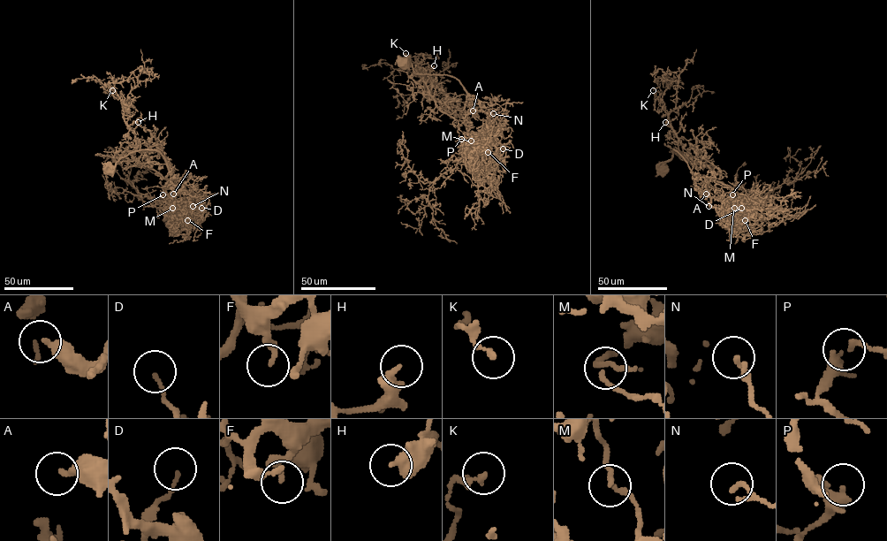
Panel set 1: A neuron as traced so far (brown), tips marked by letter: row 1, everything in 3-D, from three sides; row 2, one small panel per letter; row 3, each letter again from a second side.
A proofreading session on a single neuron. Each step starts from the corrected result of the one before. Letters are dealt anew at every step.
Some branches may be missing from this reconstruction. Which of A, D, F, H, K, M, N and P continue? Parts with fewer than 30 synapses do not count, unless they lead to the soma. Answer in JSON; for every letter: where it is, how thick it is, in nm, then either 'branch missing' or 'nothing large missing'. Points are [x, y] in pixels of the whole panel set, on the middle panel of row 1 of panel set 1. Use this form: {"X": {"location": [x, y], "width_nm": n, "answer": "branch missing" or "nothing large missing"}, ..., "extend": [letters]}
{"A": {"location": [473, 110], "width_nm": 320, "answer": "nothing large missing"}, "D": {"location": [503, 148], "width_nm": 120, "answer": "nothing large missing"}, "F": {"location": [488, 152], "width_nm": 260, "answer": "nothing large missing"}, "H": {"location": [434, 65], "width_nm": 360, "answer": "nothing large missing"}, "K": {"location": [405, 53], "width_nm": 190, "answer": "nothing large missing"}, "M": {"location": [471, 140], "width_nm": 110, "answer": "nothing large missing"}, "N": {"location": [493, 113], "width_nm": 190, "answer": "nothing large missing"}, "P": {"location": [461, 139], "width_nm": 280, "answer": "nothing large missing"}, "extend": []}

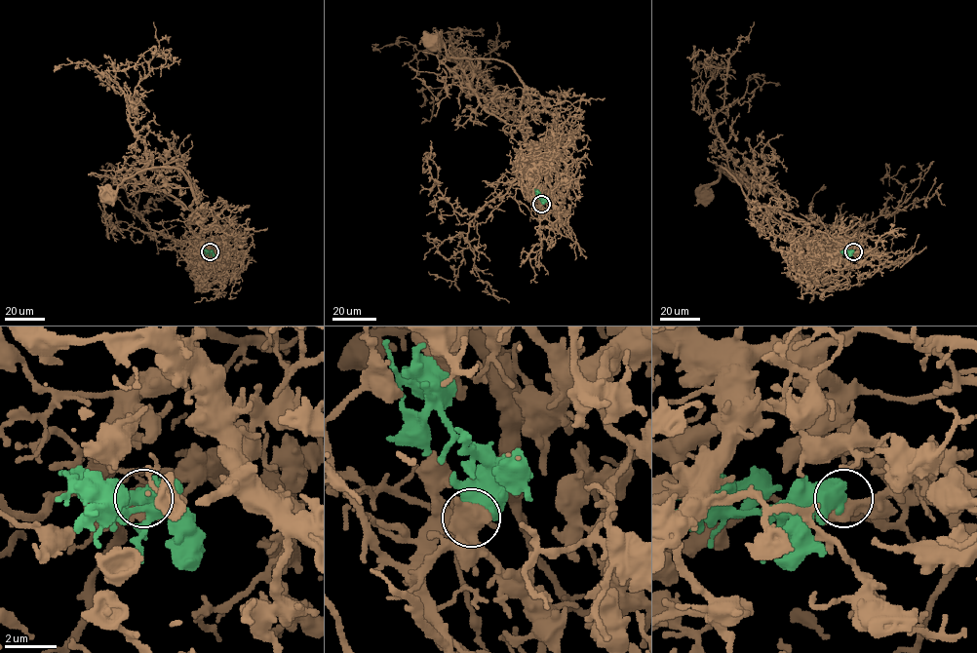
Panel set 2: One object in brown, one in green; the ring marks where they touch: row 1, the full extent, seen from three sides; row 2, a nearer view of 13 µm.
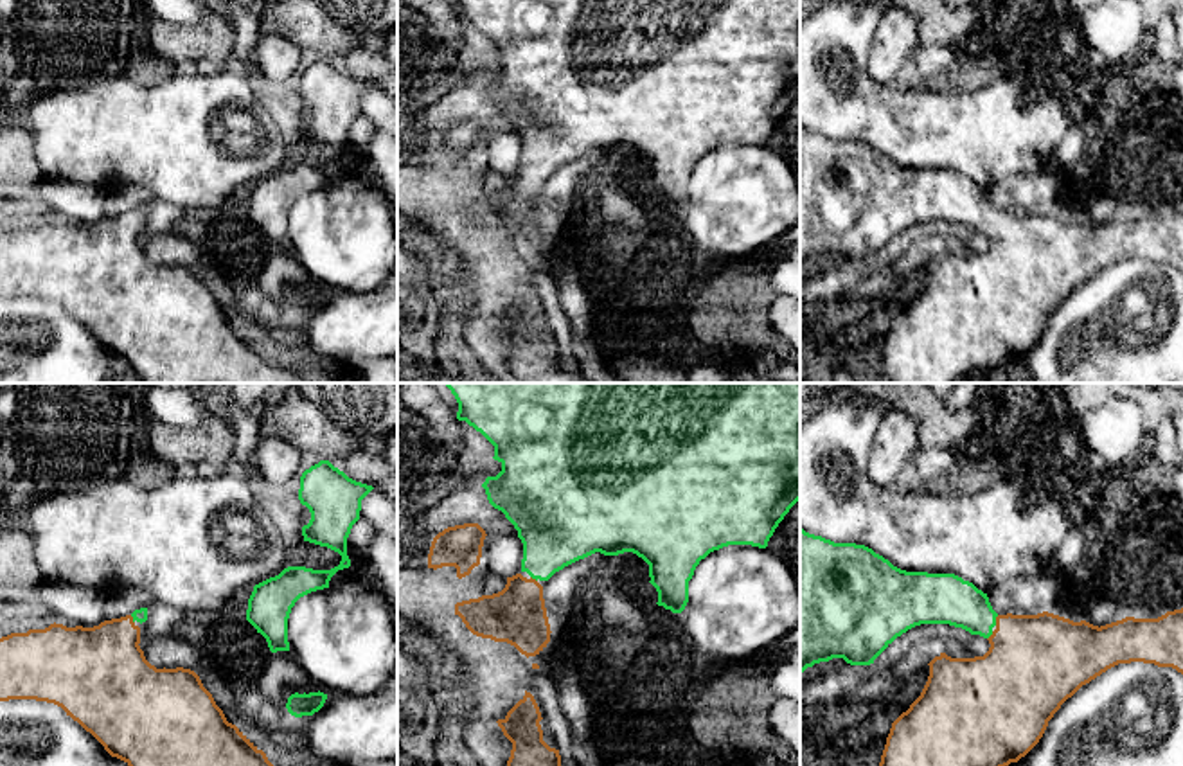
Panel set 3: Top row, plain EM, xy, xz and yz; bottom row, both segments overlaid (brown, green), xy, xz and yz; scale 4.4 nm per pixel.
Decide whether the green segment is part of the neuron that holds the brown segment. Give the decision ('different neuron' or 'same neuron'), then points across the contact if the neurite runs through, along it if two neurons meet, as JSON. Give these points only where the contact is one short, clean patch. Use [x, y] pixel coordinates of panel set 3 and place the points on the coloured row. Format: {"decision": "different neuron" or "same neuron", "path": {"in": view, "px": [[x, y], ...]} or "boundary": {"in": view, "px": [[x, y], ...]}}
{"decision": "same neuron", "path": {"in": "yz", "px": [[1034, 662], [996, 621], [946, 599]]}}

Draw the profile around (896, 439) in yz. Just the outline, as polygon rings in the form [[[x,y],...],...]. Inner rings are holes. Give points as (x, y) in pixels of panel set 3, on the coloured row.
[[[883,412],[870,448],[870,480],[881,487],[892,487],[901,468],[919,448],[915,419],[901,412]]]

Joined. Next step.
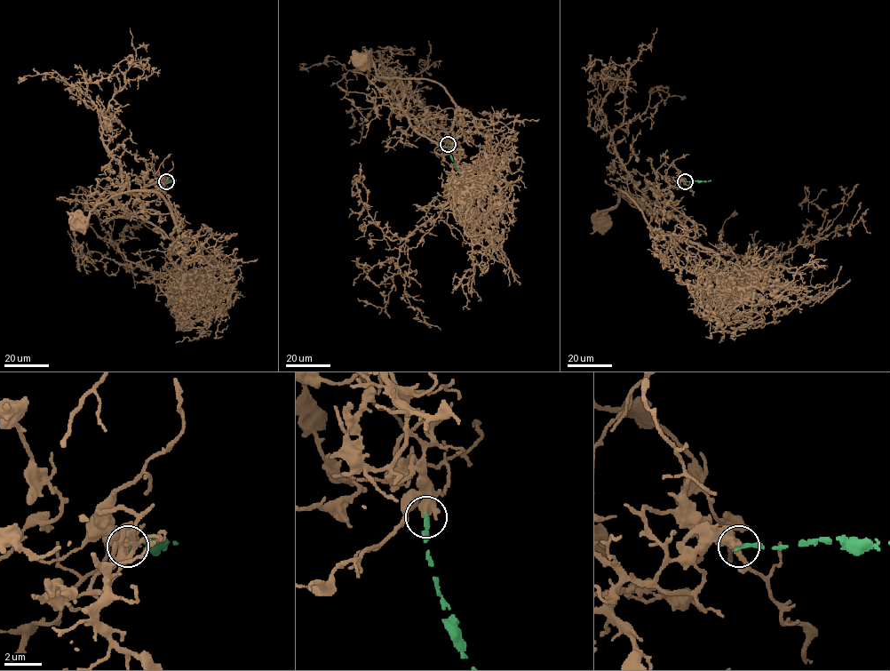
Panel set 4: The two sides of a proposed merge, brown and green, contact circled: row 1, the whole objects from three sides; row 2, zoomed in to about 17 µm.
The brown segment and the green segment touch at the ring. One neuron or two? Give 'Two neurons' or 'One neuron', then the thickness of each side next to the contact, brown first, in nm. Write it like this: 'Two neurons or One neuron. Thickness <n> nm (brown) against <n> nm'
Two neurons. Thickness 550 nm (brown) against 240 nm

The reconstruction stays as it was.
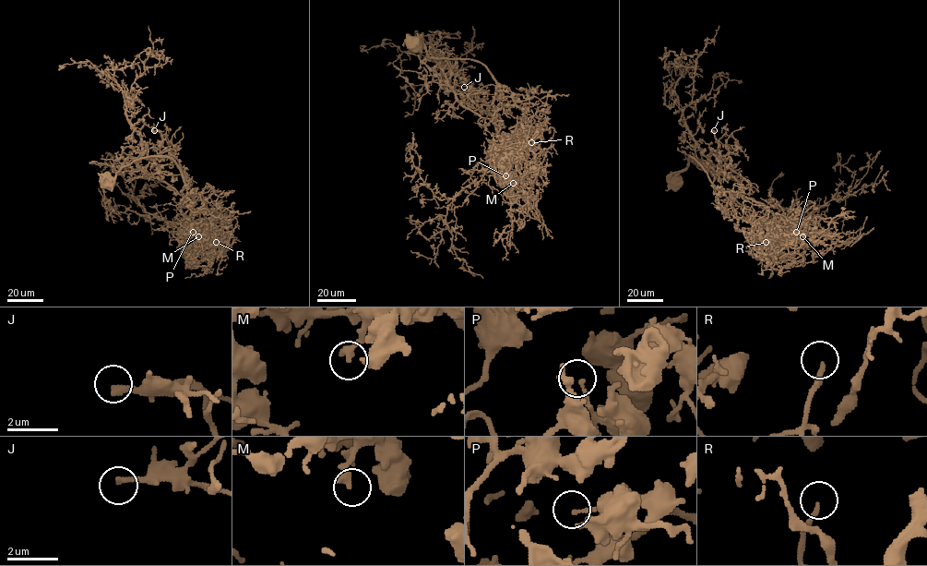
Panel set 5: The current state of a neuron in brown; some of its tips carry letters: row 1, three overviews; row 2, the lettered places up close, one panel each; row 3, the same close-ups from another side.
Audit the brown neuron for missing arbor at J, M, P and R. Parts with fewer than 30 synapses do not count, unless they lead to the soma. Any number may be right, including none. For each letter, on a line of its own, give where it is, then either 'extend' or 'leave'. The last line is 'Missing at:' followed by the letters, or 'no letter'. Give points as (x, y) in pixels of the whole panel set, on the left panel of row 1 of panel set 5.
J: (154, 130) | extend
M: (198, 236) | leave
P: (193, 232) | leave
R: (216, 242) | extend
Missing at: J, R

